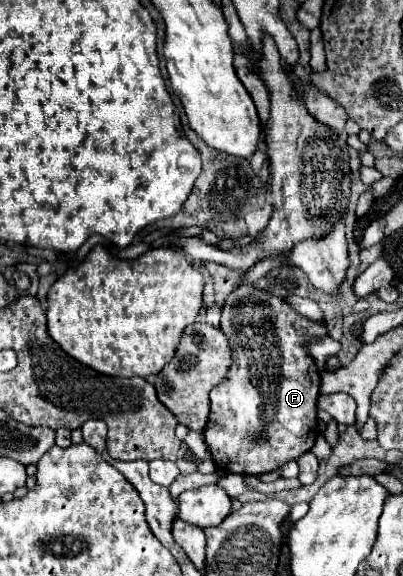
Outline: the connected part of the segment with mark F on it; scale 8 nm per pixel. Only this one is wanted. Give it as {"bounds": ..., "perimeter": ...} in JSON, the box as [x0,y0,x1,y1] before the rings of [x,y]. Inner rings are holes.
{"bounds":[203,285,327,475],"perimeter":[[[243,285],[235,289],[225,301],[221,331],[229,339],[233,363],[221,385],[215,385],[215,389],[211,389],[211,413],[203,433],[205,443],[221,469],[243,475],[261,475],[275,471],[283,463],[299,459],[303,453],[307,453],[317,439],[319,421],[315,403],[319,395],[319,371],[315,367],[315,361],[307,355],[303,343],[311,337],[327,335],[327,323],[307,319],[305,315],[291,309],[285,299],[275,297],[257,285]],[[259,431],[267,433],[265,443],[255,443],[249,439],[251,433]]]}

